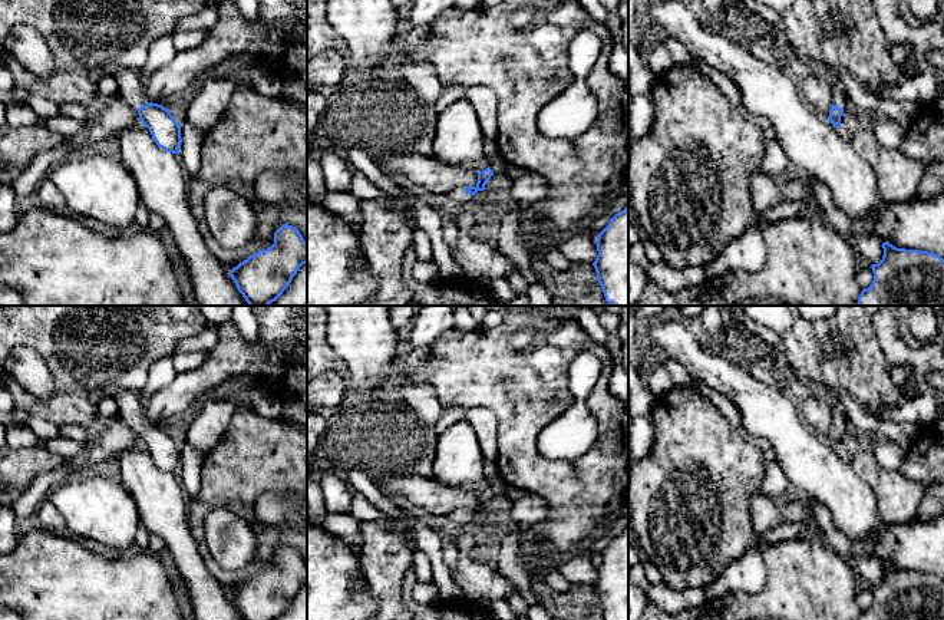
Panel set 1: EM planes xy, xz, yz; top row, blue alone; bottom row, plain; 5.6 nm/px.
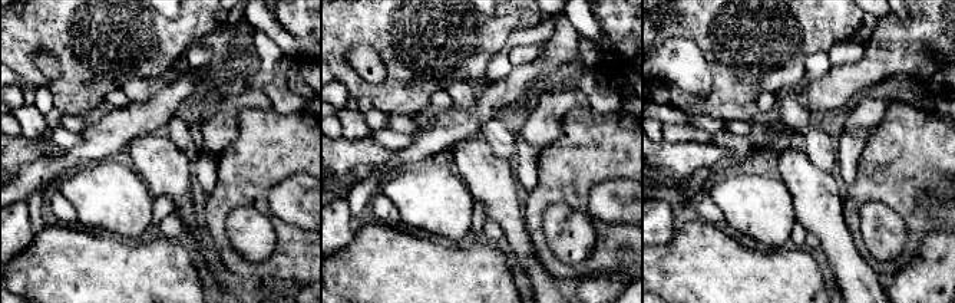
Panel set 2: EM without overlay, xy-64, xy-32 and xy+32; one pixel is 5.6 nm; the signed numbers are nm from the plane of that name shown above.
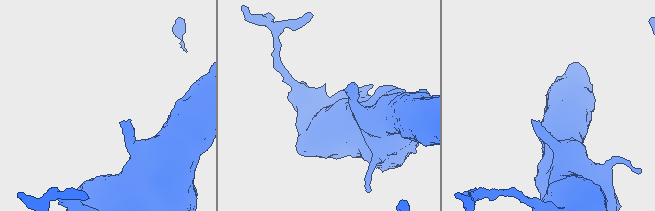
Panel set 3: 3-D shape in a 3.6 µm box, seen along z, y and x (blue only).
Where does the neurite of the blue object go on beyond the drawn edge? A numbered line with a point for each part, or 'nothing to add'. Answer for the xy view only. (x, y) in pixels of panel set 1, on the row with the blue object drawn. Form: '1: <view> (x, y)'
1: xy (129, 83)

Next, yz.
1: yz (839, 98)

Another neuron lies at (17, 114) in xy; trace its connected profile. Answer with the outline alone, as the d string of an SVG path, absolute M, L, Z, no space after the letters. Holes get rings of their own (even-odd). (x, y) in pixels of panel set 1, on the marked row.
M24 100L6 105L6 123L11 128L44 125L44 121Z

